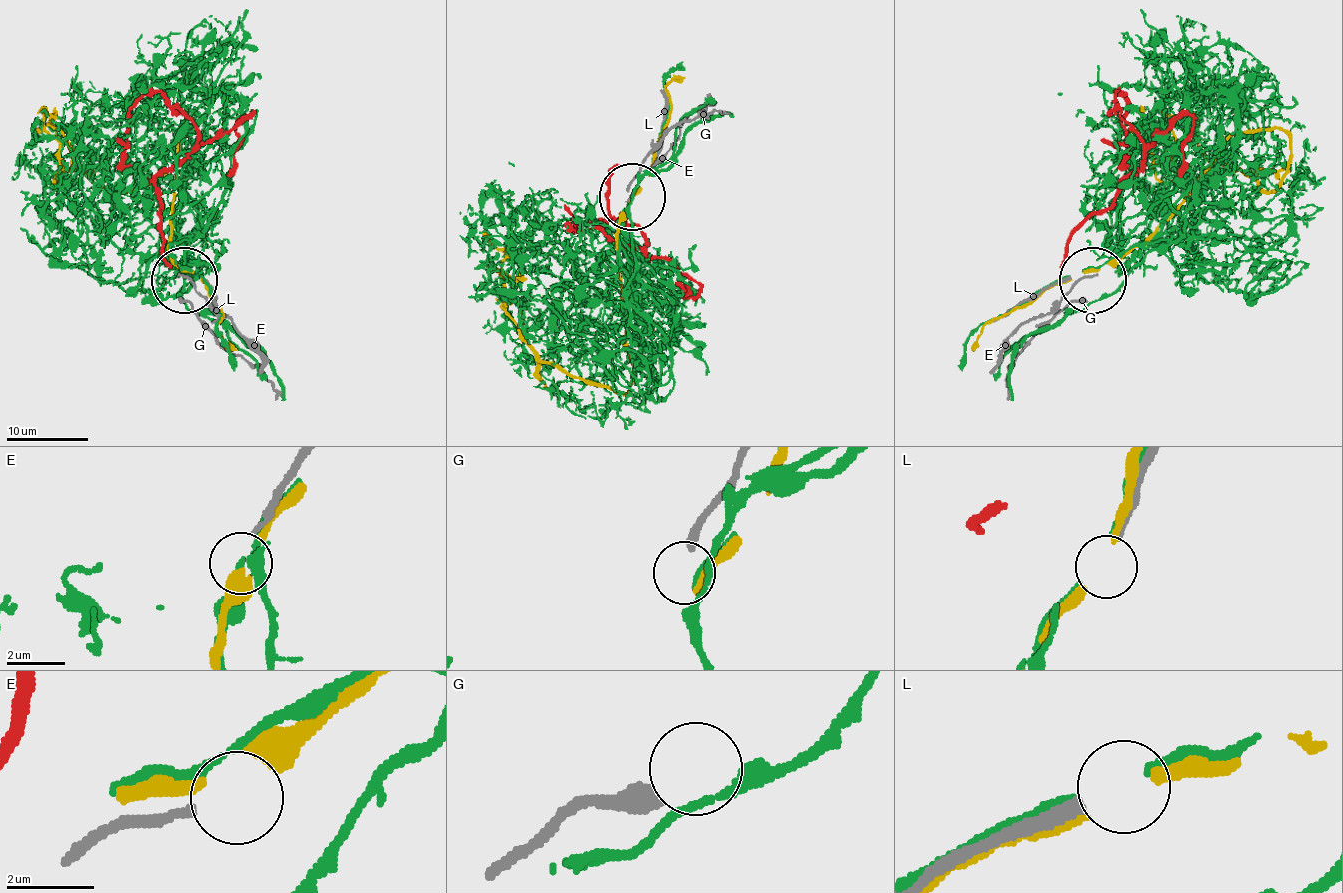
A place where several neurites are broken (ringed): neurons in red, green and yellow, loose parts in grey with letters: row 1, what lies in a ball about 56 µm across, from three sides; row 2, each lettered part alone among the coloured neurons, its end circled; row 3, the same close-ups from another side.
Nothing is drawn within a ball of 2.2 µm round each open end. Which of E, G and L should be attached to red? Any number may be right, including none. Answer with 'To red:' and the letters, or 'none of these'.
To red: none of these

